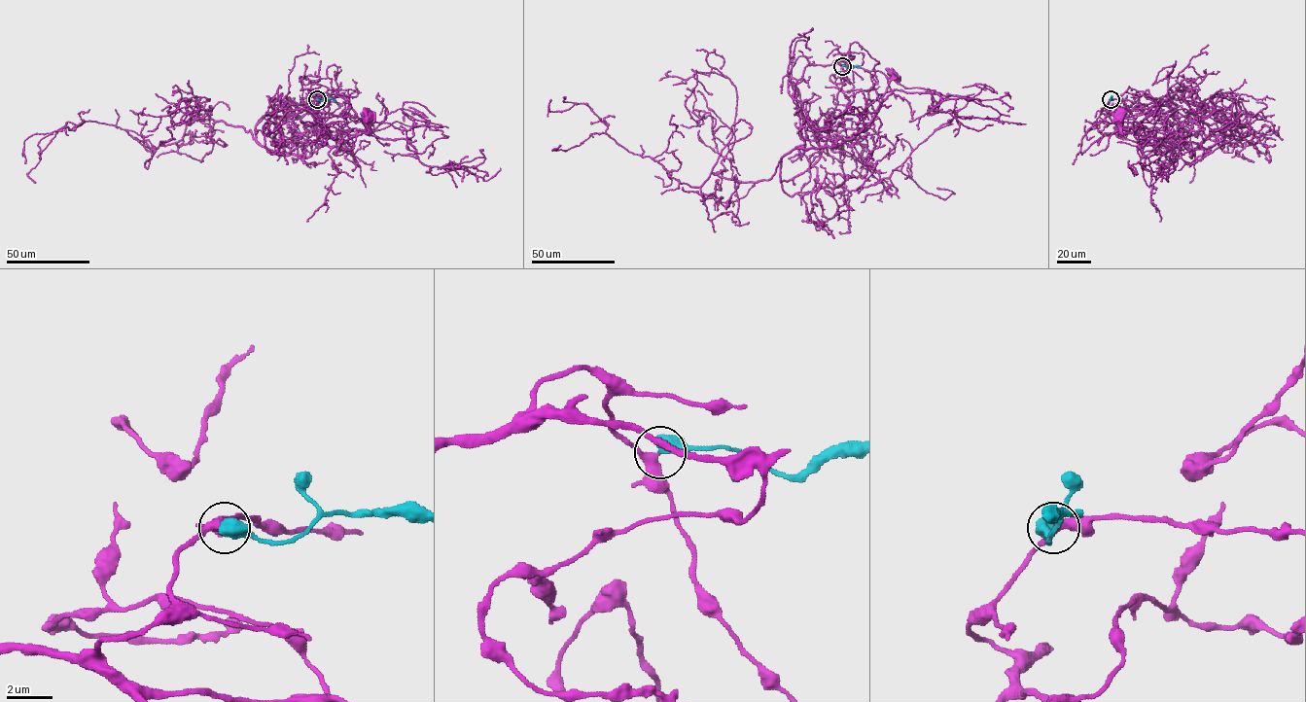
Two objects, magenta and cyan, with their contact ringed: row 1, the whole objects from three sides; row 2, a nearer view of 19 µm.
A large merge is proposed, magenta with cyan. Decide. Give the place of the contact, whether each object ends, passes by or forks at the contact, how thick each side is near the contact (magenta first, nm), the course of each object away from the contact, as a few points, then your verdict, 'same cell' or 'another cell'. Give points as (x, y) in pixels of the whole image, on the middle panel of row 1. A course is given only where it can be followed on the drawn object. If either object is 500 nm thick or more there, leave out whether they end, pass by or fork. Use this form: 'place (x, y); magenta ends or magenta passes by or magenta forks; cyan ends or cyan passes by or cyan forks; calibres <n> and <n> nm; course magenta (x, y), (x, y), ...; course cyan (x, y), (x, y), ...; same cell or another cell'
place (842, 66); calibres 320 and 650 nm; course magenta (842, 66), (836, 59), (807, 65), (794, 85), (794, 98), (819, 136), (847, 140), (864, 130), (893, 74); course cyan (842, 65), (862, 64); same cell

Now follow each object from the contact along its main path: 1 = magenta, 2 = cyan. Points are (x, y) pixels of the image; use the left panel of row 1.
1: (317, 99), (308, 109), (289, 110), (268, 136), (288, 148), (318, 141), (338, 147), (368, 134), (368, 118)
2: (317, 99), (330, 98), (336, 102)

